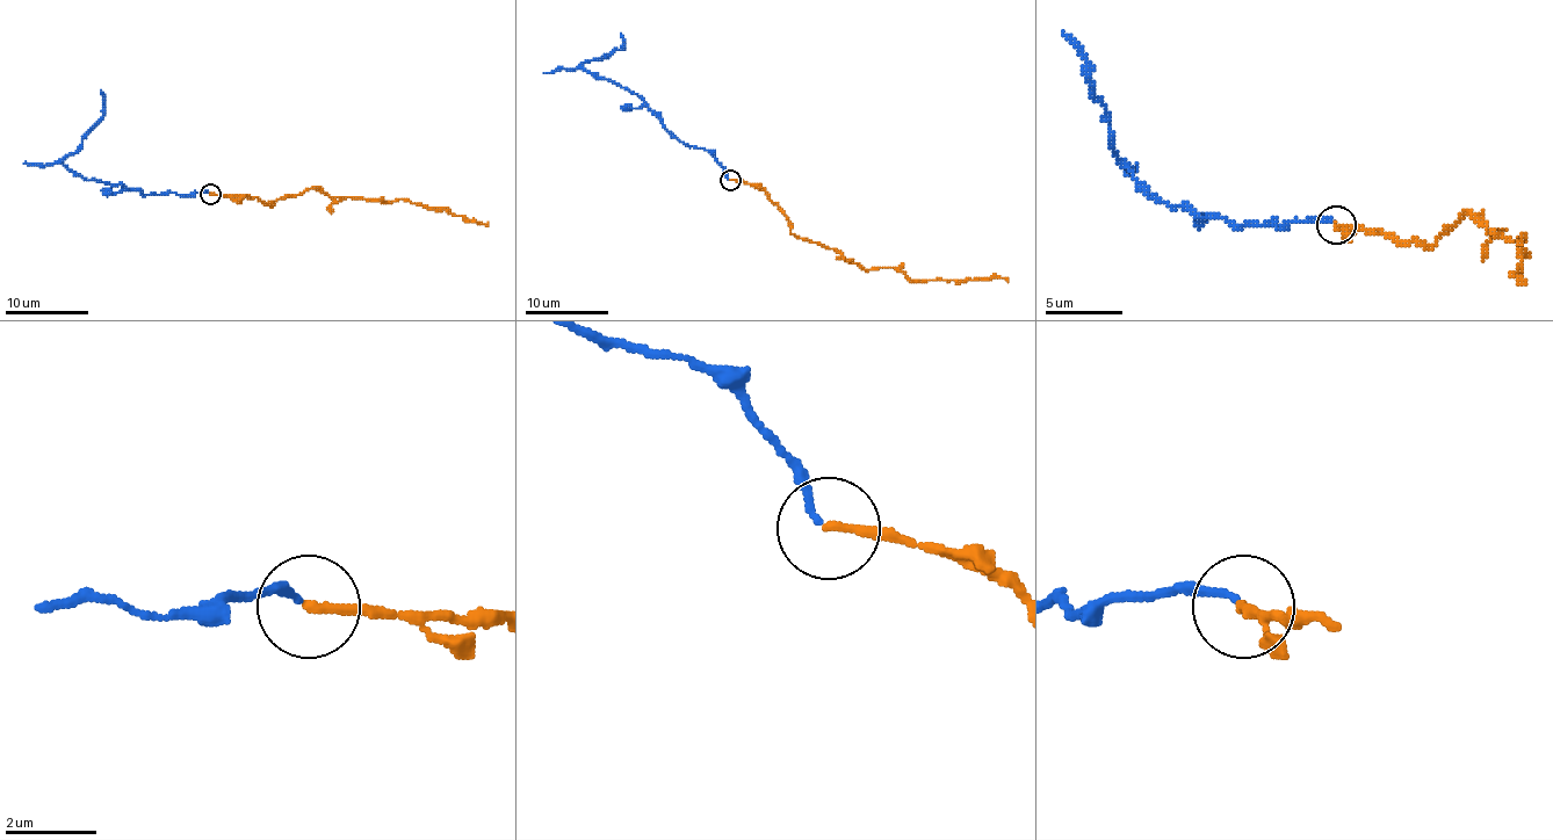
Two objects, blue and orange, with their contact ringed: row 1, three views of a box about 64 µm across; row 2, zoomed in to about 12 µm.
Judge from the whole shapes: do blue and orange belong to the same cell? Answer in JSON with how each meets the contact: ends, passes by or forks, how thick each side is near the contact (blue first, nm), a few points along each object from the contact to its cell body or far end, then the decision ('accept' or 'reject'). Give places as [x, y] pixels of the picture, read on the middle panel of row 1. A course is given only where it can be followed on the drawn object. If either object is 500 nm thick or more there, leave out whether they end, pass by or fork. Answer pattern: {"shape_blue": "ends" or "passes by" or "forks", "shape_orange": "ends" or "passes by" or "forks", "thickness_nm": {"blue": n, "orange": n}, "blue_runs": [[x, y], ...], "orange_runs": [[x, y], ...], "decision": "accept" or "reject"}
{"shape_blue": "ends", "shape_orange": "ends", "thickness_nm": {"blue": 160, "orange": 200}, "blue_runs": [[729, 180], [707, 150], [679, 142], [635, 94], [593, 77], [583, 64], [623, 45], [621, 33]], "orange_runs": [[729, 180], [760, 188], [799, 238], [835, 248], [866, 269], [898, 267], [911, 280], [1002, 277], [1008, 282]], "decision": "accept"}

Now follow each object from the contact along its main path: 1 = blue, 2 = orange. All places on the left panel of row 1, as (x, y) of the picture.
1: (209, 193), (159, 195), (128, 190), (73, 174), (63, 161), (103, 115), (101, 89)
2: (209, 195), (240, 195), (271, 205), (315, 188), (329, 196), (409, 198), (488, 226)

